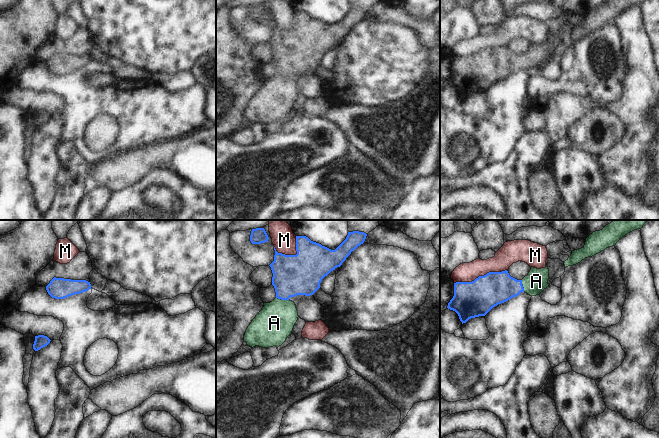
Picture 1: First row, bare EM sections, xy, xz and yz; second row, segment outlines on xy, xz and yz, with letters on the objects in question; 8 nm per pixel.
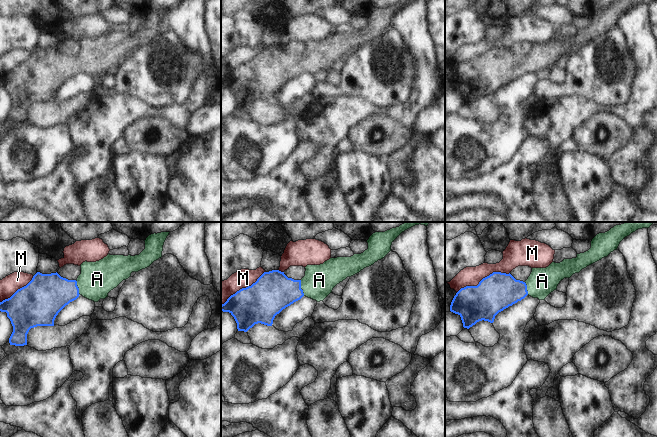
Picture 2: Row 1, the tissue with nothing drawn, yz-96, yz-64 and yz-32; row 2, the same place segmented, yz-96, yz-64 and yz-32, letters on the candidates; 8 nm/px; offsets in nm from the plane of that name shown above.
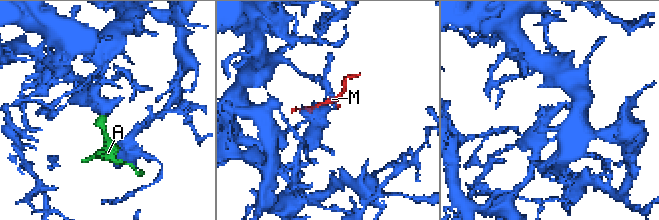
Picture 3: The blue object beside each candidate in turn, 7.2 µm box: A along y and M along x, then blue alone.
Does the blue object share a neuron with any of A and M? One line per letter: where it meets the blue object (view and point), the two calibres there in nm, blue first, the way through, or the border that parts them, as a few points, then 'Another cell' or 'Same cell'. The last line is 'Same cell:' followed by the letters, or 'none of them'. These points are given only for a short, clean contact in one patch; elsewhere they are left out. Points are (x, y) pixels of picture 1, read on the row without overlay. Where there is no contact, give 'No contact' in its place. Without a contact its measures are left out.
A: Touches blue at xz (282, 75). Thickness 320 nm (blue) against 300 nm. Path across: xz (300, 50), (284, 66), (282, 75), (281, 90), (274, 99). Same cell
M: Touches blue at yz (480, 52). Thickness 280 nm (blue) against 160 nm. Another cell
Same cell: A.

